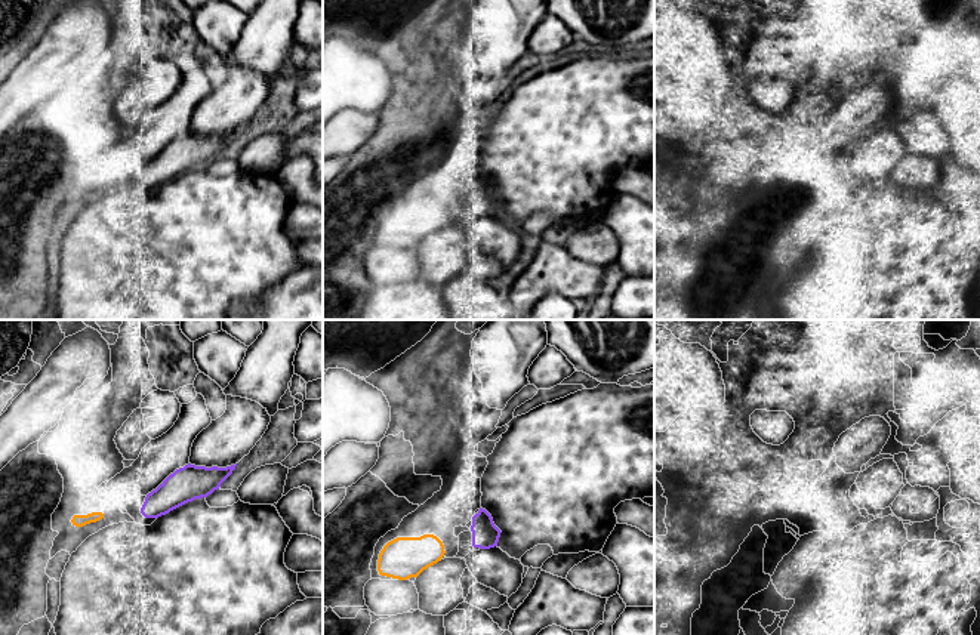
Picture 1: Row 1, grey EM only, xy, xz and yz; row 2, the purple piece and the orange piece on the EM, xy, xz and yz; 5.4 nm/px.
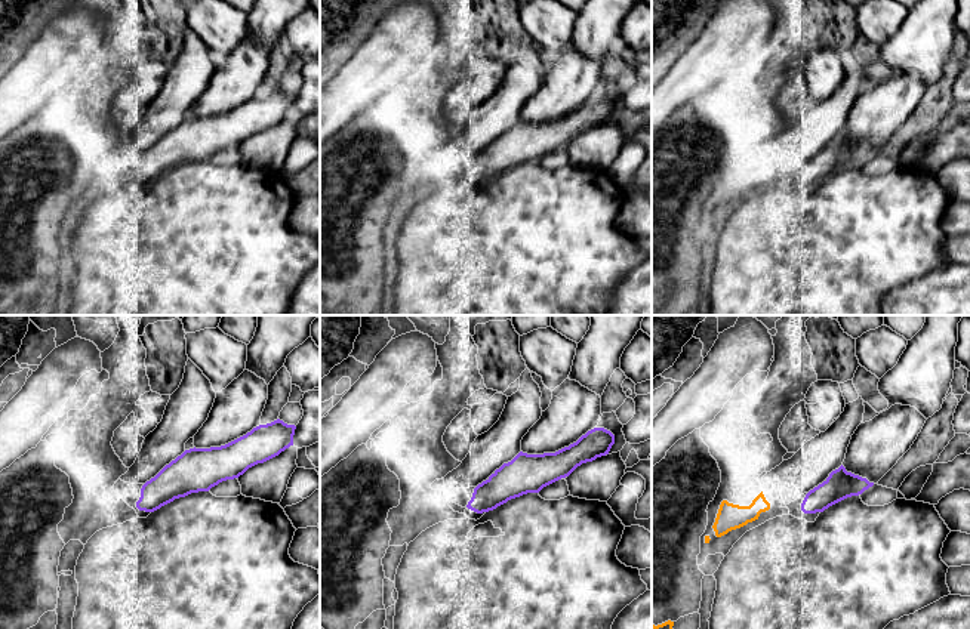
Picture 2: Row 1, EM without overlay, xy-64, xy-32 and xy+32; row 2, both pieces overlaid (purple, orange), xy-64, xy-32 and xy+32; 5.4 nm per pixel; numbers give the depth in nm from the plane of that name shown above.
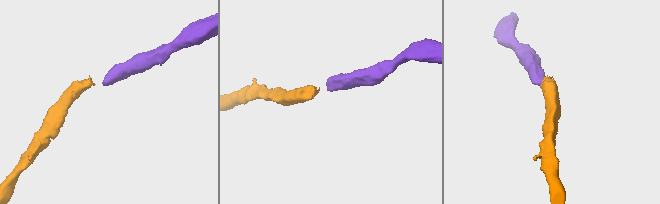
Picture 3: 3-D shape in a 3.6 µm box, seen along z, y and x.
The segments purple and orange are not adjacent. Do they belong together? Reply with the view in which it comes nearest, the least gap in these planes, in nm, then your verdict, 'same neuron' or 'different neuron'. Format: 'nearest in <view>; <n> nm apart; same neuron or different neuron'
nearest in xz; 160 nm apart; different neuron

